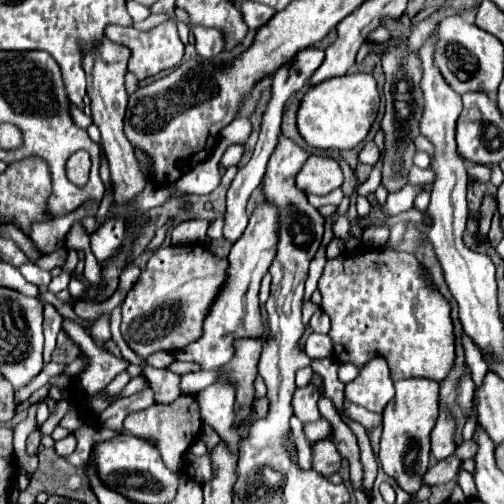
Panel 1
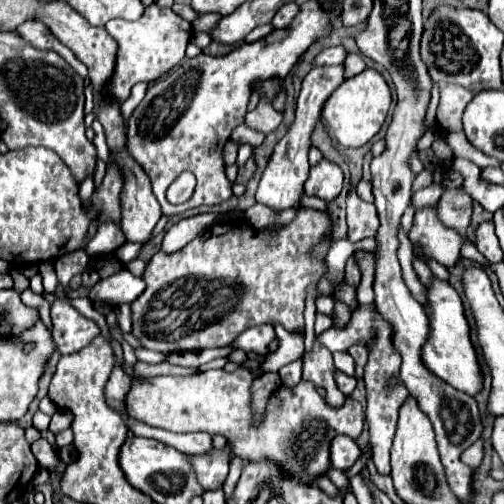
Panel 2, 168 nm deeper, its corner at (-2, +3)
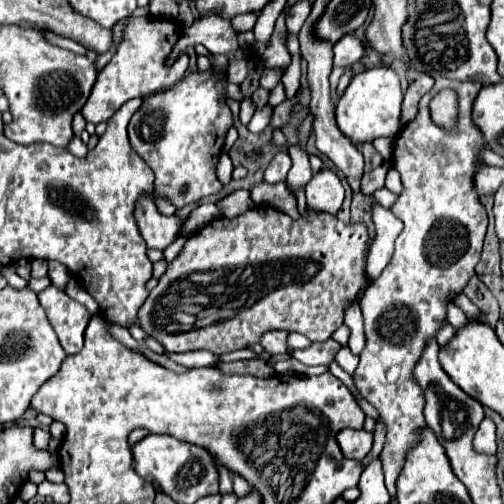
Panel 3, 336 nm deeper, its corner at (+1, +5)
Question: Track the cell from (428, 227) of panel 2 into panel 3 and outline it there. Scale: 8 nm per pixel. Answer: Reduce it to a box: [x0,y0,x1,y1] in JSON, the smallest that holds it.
[354,77,488,497]

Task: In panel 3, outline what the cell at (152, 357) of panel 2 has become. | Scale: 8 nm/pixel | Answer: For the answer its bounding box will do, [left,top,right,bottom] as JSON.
[164,351,218,369]

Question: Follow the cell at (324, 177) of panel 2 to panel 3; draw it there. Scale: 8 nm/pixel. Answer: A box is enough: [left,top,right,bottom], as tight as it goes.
[304,169,344,213]

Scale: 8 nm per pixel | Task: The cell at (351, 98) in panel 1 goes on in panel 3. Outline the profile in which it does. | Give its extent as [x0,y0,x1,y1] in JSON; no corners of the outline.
[336,67,402,143]

